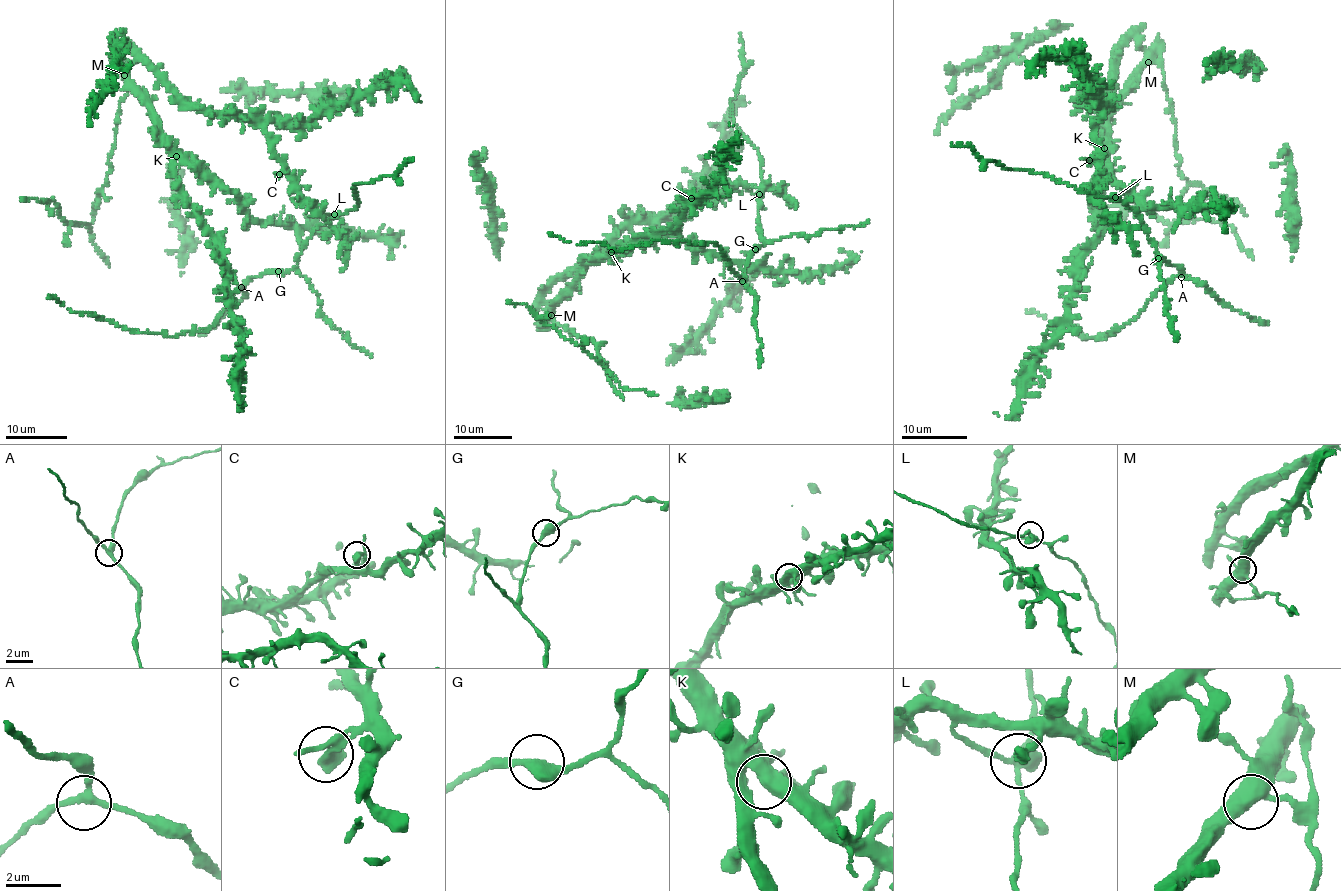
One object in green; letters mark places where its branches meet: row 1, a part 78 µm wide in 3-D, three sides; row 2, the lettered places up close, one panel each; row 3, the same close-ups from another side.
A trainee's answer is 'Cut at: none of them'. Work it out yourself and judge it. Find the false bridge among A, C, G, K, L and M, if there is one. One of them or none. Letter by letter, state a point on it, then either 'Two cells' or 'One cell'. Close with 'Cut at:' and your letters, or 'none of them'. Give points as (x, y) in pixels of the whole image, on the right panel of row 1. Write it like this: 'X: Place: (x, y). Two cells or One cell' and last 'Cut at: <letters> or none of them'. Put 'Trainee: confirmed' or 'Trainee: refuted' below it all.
A: Place: (1181, 277). One cell
C: Place: (1089, 160). One cell
G: Place: (1158, 258). One cell
K: Place: (1104, 148). One cell
L: Place: (1115, 197). One cell
M: Place: (1148, 62). One cell
Cut at: none of them
Trainee: confirmed

